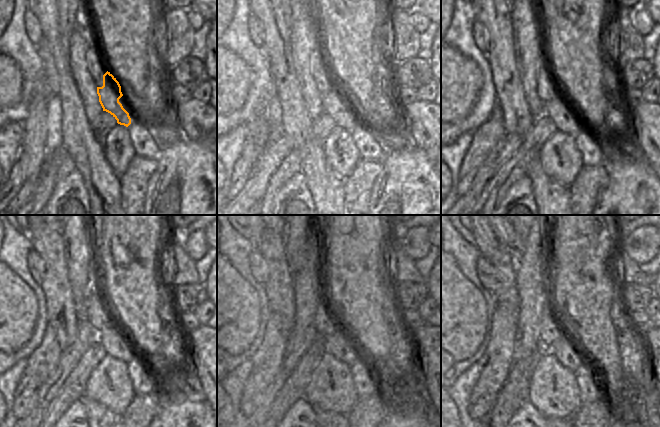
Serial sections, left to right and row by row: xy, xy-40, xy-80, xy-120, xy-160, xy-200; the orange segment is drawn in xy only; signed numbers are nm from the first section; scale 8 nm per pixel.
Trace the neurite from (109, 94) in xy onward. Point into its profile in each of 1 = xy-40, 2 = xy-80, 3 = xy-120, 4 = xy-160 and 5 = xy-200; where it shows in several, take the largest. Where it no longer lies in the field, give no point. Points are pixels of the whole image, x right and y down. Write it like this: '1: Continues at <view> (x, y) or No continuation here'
1: Continues at xy-40 (335, 104)
2: Continues at xy-80 (566, 119)
3: Continues at xy-120 (115, 344)
4: Continues at xy-160 (338, 345)
5: Continues at xy-200 (566, 351).

